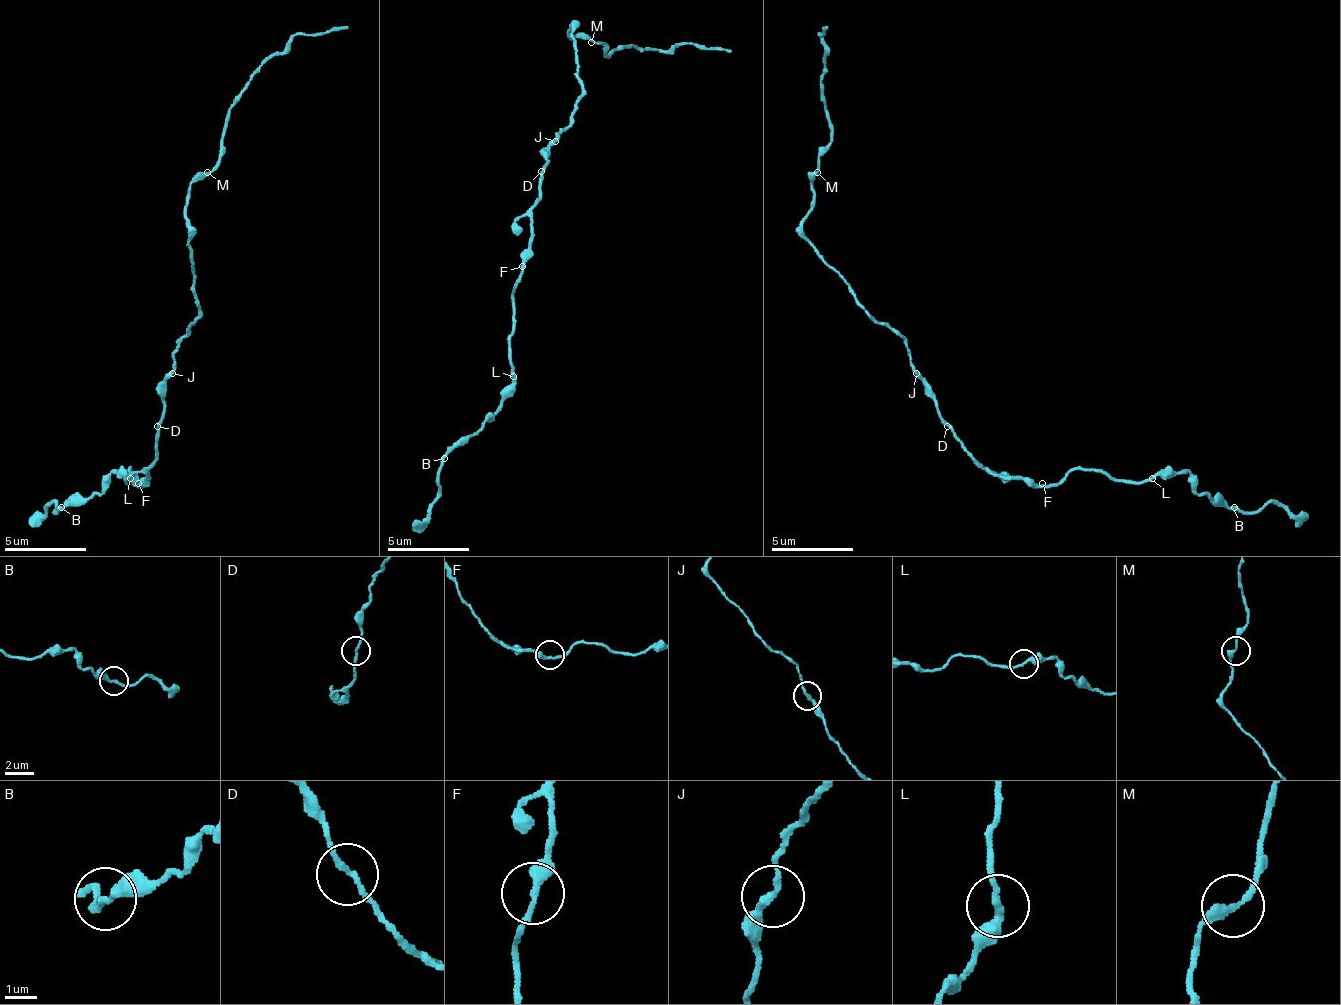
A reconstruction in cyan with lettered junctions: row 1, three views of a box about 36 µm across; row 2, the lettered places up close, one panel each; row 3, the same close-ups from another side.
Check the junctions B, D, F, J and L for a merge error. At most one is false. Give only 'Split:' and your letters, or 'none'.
Split: none

